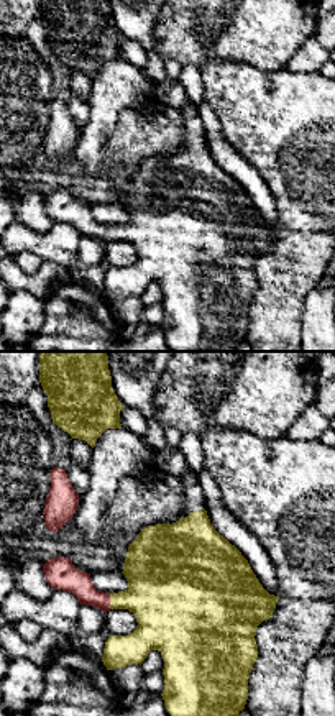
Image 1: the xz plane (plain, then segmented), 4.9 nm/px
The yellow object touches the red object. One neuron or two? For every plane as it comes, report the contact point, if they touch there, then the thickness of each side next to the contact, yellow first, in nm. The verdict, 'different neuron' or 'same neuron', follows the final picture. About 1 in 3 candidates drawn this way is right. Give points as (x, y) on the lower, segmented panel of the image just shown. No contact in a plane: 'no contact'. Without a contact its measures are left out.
contact (110, 601); calibres 320 and 140 nm

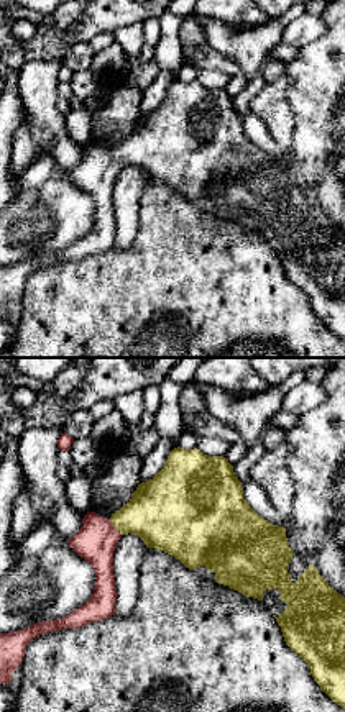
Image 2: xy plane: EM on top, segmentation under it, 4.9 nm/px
contact (114, 525); calibres 340 and 200 nm

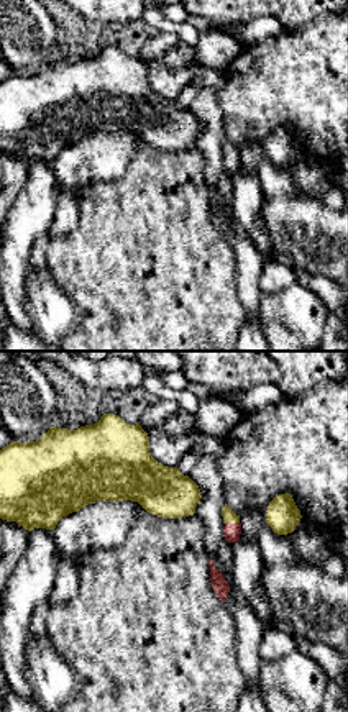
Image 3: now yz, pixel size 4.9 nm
contact (232, 522); calibres 70 and 80 nm

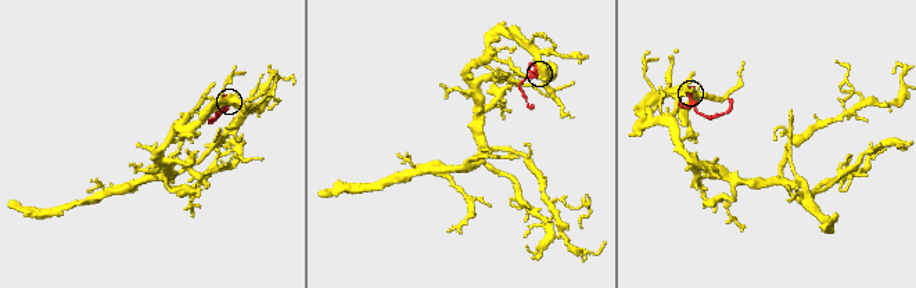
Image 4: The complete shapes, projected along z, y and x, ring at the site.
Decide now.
same neuron

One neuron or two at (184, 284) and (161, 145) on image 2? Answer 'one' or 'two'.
two

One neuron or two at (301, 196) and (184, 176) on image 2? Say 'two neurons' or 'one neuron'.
one neuron

